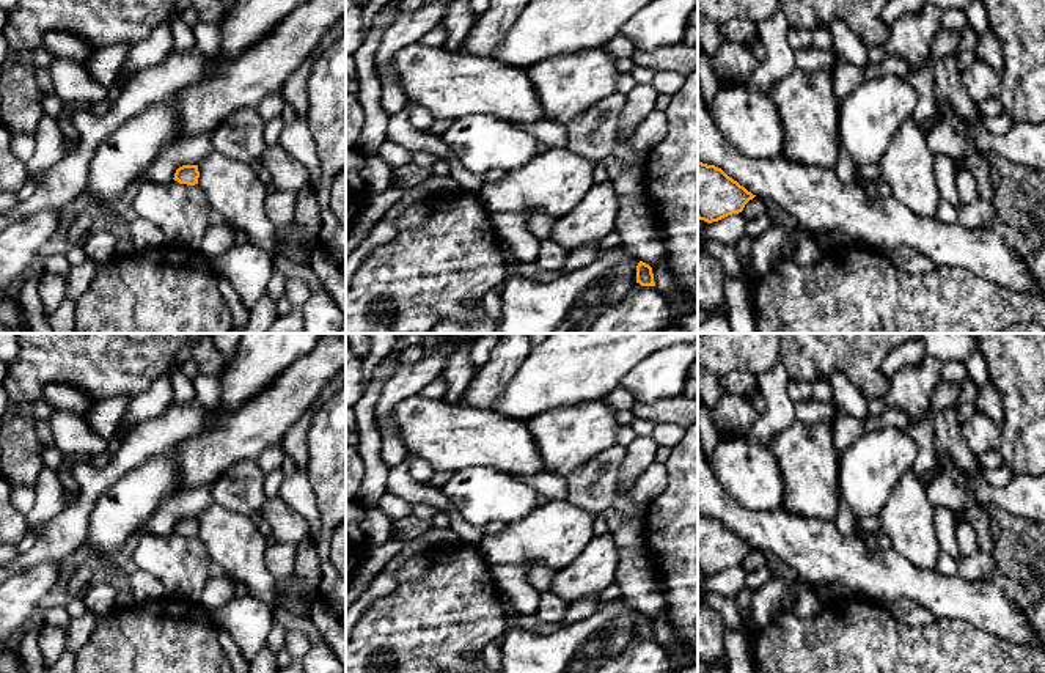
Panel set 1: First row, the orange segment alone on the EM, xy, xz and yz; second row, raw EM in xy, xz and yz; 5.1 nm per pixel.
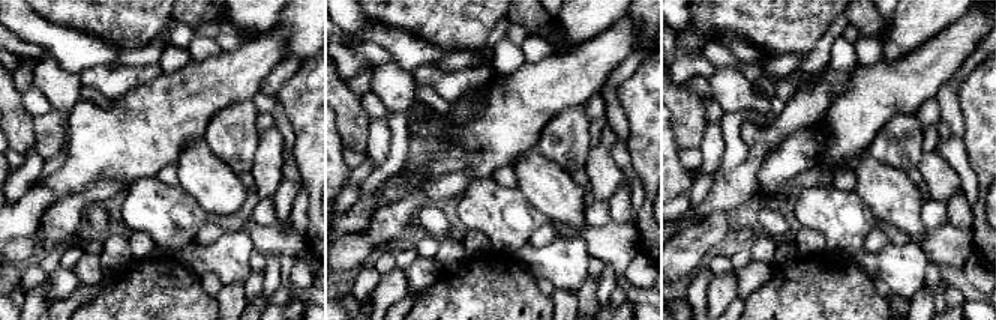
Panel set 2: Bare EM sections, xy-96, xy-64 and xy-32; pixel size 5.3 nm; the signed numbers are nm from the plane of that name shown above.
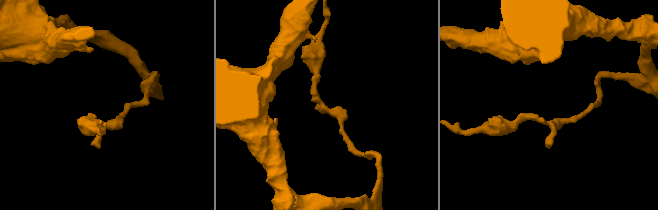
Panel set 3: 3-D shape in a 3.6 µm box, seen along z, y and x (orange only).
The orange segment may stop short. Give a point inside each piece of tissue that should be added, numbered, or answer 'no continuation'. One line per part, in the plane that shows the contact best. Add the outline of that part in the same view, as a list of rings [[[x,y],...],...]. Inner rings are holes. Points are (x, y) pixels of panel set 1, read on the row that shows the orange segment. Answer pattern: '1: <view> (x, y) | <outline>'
no continuation

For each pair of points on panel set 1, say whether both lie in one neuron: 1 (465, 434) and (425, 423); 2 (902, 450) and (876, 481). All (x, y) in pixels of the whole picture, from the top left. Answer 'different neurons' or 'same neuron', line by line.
1: same neuron
2: same neuron

